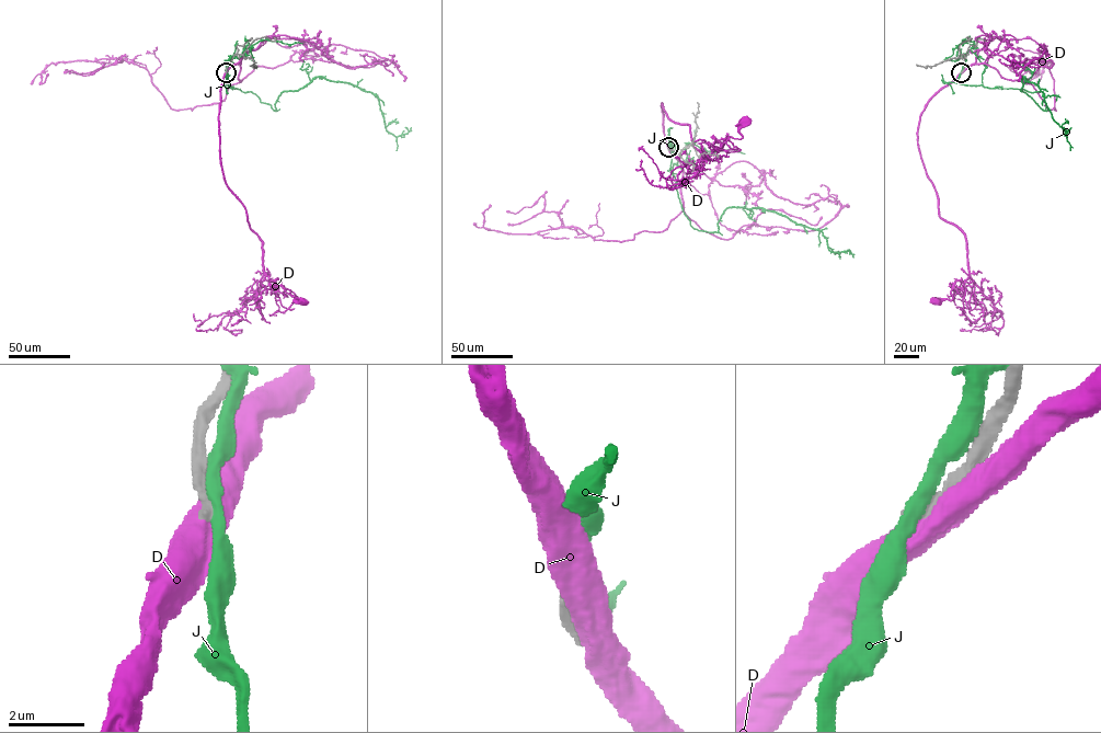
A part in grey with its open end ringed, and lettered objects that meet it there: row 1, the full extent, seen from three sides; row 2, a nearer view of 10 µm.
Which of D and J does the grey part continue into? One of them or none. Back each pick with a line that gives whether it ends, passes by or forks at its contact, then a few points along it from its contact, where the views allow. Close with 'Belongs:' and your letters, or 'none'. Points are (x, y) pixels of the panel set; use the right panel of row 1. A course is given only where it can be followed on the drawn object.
Belongs: none

